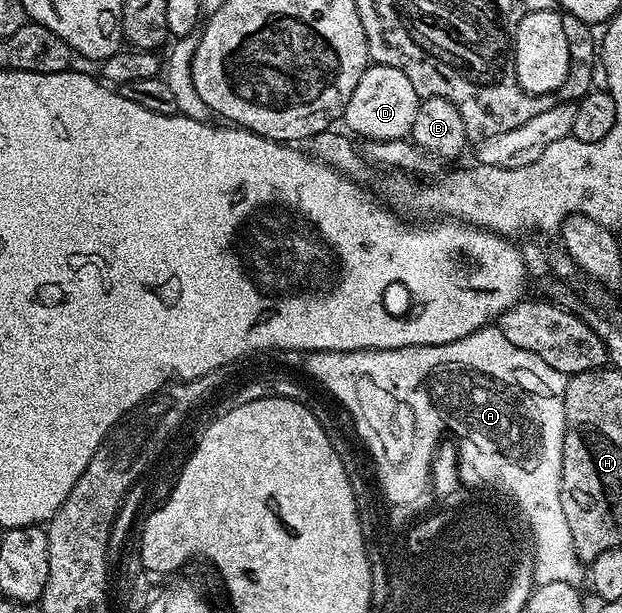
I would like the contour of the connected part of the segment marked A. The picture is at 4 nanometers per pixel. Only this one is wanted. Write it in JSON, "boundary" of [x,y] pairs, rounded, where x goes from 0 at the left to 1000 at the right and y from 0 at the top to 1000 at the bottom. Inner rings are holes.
{"boundary":[[[793,530],[780,532],[777,538],[759,542],[740,555],[727,555],[720,561],[699,564],[651,564],[629,571],[508,571],[490,579],[492,604],[569,680],[569,695],[601,752],[598,763],[601,773],[613,773],[621,785],[621,801],[640,816],[678,817],[683,790],[691,785],[691,765],[701,754],[704,723],[712,719],[715,701],[732,708],[733,732],[738,749],[764,773],[770,788],[781,783],[807,786],[817,794],[817,808],[833,824],[833,832],[841,838],[842,852],[849,860],[850,876],[855,879],[859,900],[859,946],[860,951],[873,949],[913,949],[934,951],[939,943],[939,920],[926,907],[926,894],[920,884],[920,868],[913,868],[913,848],[907,848],[907,822],[904,821],[904,752],[907,750],[907,711],[910,710],[910,687],[907,685],[907,639],[910,638],[912,612],[894,607],[868,587],[855,574],[842,574],[809,548],[807,540]]]}

